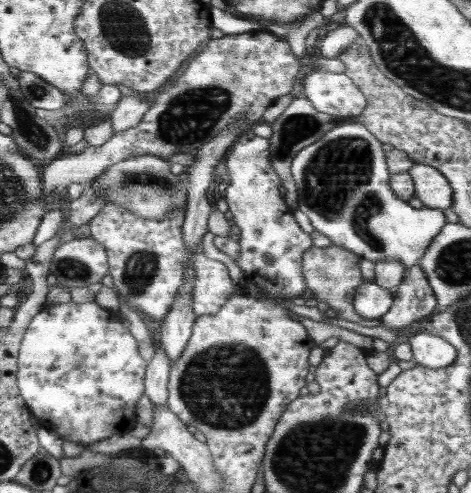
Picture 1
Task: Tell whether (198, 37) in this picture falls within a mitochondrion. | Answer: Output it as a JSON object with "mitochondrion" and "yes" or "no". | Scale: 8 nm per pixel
{"mitochondrion":"no"}

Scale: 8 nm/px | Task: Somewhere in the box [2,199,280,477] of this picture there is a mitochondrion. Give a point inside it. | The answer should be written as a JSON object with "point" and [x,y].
{"point":[226,386]}

